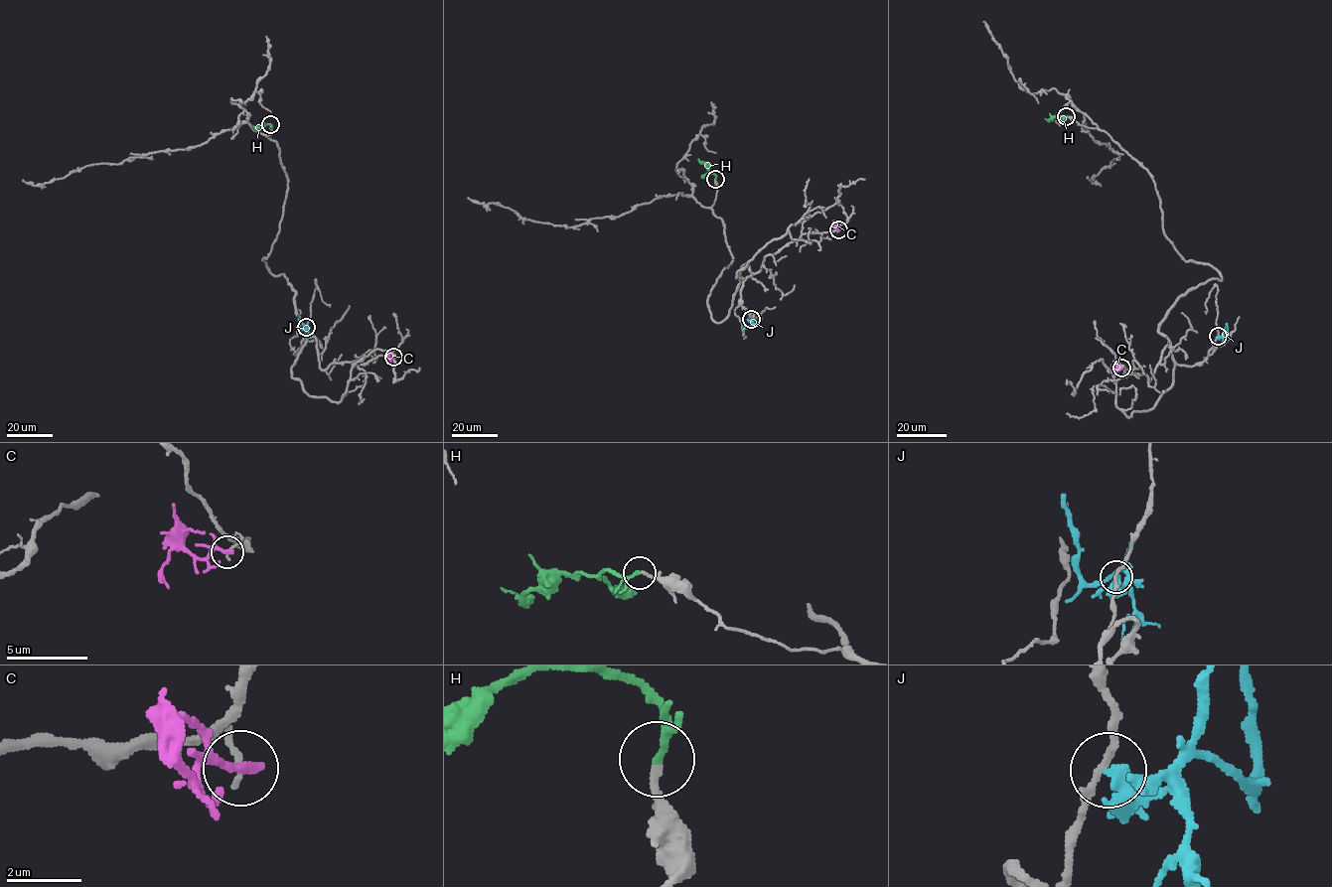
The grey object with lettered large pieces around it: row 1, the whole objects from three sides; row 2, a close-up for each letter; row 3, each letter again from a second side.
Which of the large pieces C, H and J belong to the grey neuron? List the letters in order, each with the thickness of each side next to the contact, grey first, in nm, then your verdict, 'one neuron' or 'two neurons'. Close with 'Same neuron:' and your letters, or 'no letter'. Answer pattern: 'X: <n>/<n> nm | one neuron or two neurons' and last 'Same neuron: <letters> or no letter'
C: 160/280 nm | two neurons
H: 200/200 nm | one neuron
J: 190/240 nm | two neurons
Same neuron: H

